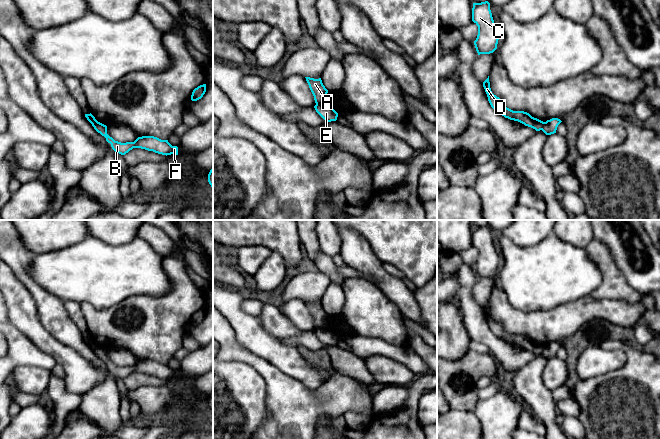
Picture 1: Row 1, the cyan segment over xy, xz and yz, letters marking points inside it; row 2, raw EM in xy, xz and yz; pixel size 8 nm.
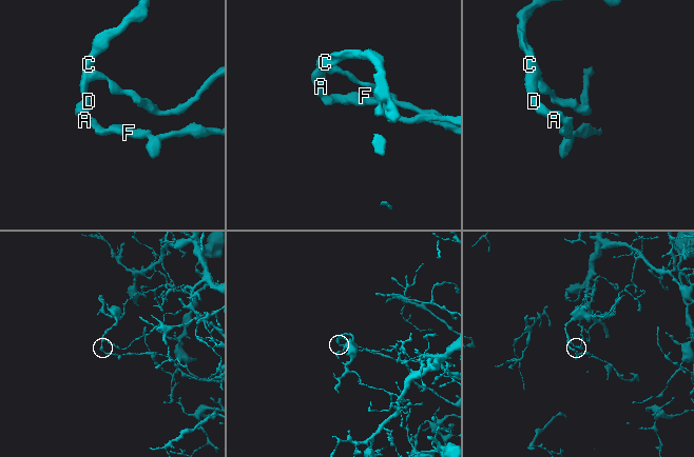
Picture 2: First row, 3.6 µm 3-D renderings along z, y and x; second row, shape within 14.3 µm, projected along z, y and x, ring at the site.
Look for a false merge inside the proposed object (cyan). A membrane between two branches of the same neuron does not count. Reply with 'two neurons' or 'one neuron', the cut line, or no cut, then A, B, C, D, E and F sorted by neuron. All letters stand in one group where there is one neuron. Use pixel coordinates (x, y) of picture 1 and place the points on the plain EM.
two neurons; cut in xz along (325, 324), (316, 328); A C D / B E F

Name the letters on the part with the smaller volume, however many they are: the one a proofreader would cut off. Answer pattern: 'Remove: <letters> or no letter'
Remove: A, C, D

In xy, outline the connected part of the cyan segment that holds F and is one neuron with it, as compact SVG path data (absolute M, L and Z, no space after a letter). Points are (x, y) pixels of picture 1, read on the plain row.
M98 346L92 350L98 357L106 362L106 365L111 368L112 373L121 379L125 379L133 372L141 372L166 380L171 378L178 379L178 371L172 370L168 364L161 364L154 360L142 360L138 361L134 366L121 367L115 365L107 358L106 349Z

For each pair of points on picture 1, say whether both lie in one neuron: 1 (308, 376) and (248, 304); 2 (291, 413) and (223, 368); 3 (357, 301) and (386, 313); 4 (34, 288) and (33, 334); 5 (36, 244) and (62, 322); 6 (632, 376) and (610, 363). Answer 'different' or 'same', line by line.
1: different
2: different
3: same
4: different
5: different
6: different

